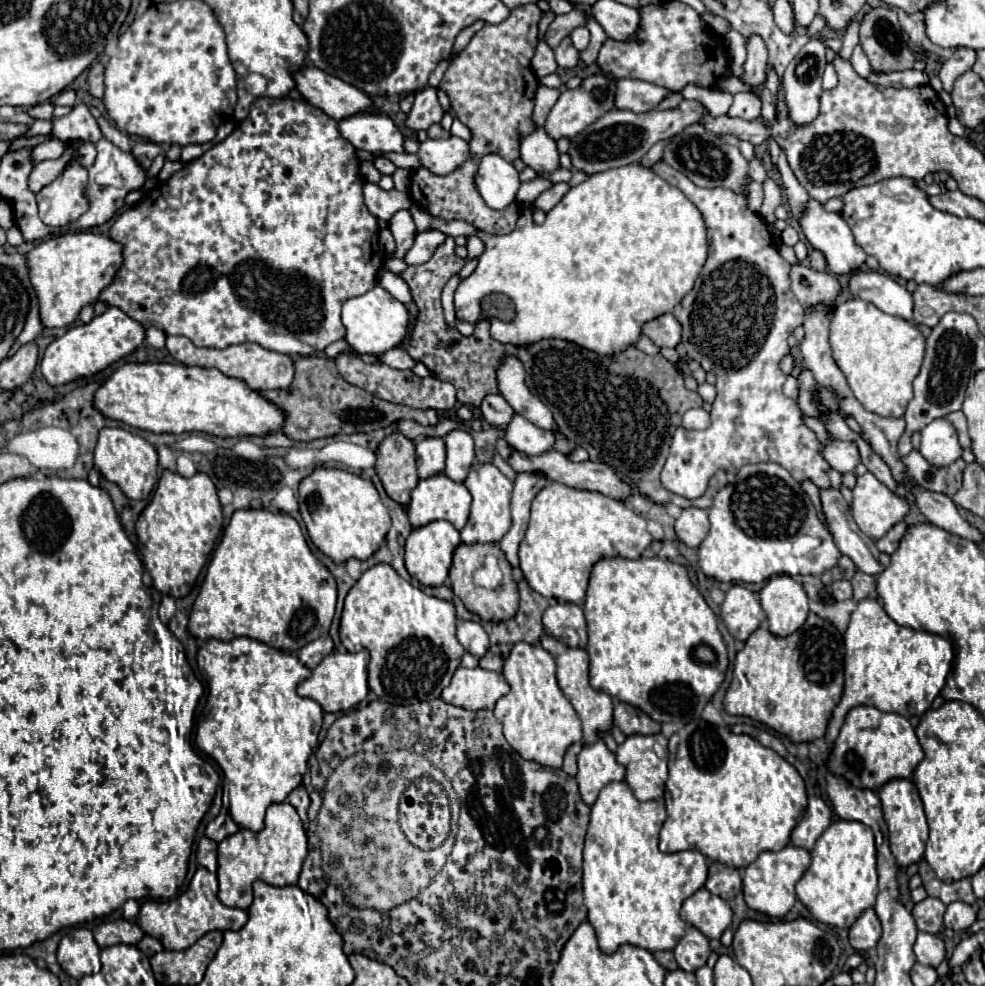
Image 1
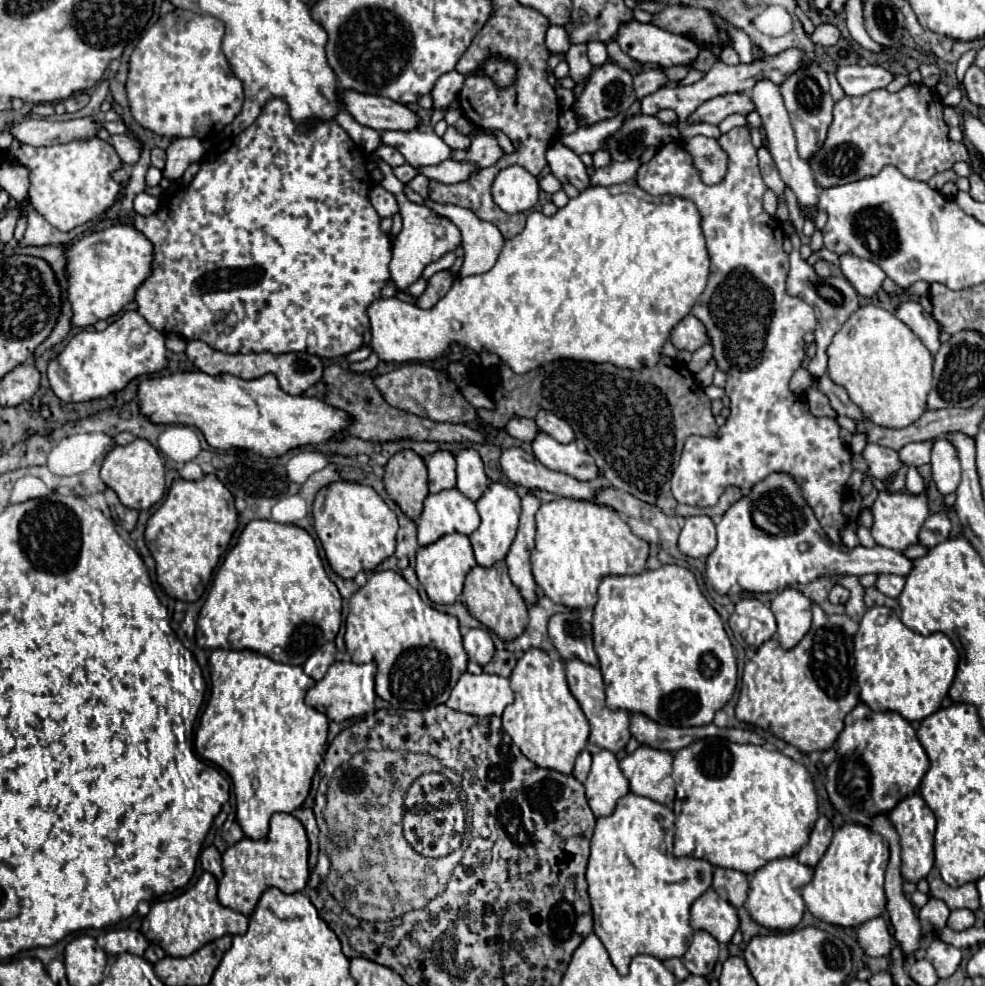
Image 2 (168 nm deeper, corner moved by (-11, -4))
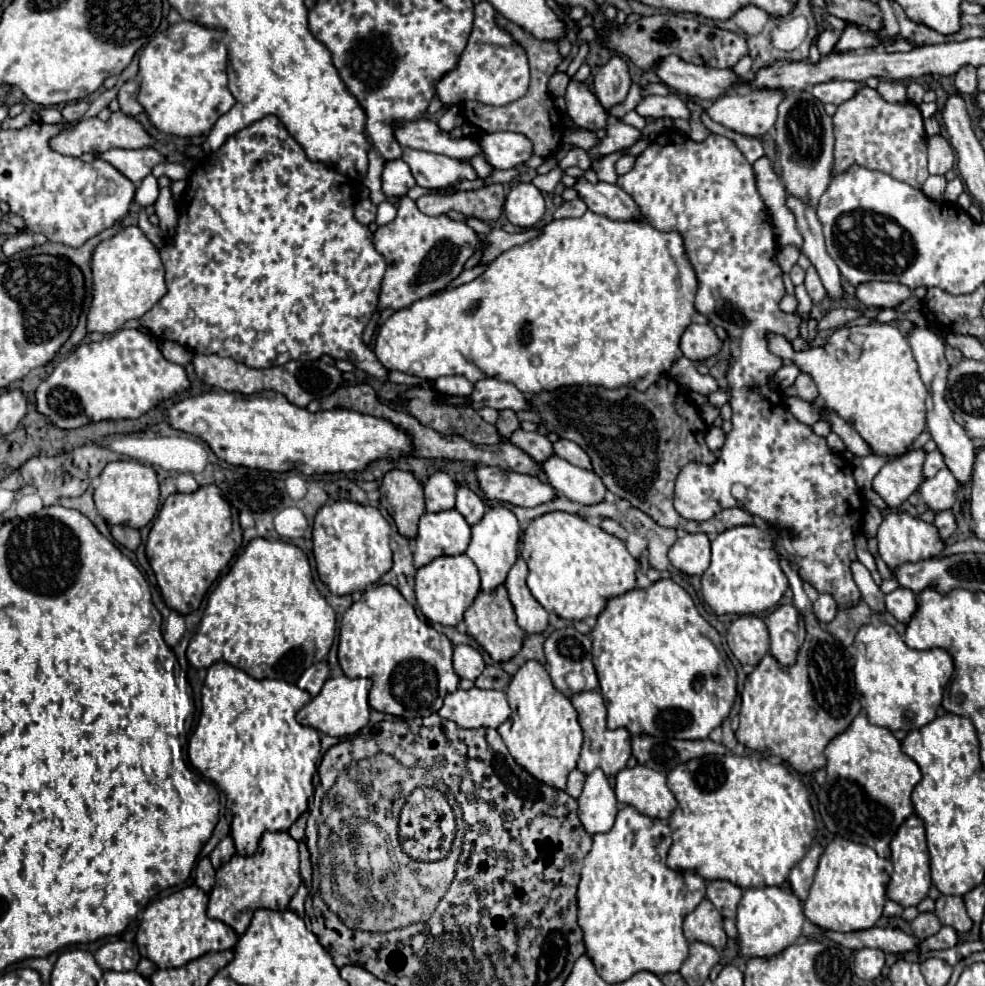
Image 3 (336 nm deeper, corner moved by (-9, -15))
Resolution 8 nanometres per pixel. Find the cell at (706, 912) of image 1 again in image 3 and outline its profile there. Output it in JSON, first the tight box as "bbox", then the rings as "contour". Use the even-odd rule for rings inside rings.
{"bbox":[683,898,727,950],"contour":[[[707,898],[685,918],[683,932],[689,942],[705,942],[717,950],[721,950],[727,944],[723,916]]]}

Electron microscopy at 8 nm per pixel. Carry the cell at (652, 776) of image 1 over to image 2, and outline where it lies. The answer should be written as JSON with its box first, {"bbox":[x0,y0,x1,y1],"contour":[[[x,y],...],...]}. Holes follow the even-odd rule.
{"bbox":[619,745,675,805],"contour":[[[641,745],[635,753],[627,755],[619,765],[621,765],[621,773],[625,773],[625,777],[629,781],[629,789],[635,795],[653,799],[661,805],[671,805],[673,799],[675,799],[675,785],[673,785],[673,779],[671,779],[671,763],[673,763],[671,753]]]}

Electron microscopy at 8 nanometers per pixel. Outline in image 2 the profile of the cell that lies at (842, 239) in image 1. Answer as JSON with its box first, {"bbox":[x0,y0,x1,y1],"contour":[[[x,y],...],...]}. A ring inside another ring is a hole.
{"bbox":[841,255,887,297],"contour":[[[855,255],[841,257],[841,271],[847,277],[847,281],[857,289],[857,293],[863,297],[873,297],[887,277],[879,265],[867,259],[859,259]]]}

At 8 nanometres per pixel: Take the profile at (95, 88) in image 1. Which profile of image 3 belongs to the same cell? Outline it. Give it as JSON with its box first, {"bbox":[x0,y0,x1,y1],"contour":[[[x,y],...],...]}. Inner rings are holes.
{"bbox":[117,80,143,116],"contour":[[[127,80],[127,82],[119,88],[117,100],[119,100],[121,112],[125,112],[125,114],[129,114],[129,116],[137,116],[137,114],[143,112],[141,104],[135,100],[137,90],[139,90],[139,82],[137,82],[137,80]]]}

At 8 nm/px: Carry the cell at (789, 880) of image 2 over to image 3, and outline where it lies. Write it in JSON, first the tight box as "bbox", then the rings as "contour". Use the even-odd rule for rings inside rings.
{"bbox":[737,886,805,956],"contour":[[[767,886],[767,888],[747,888],[739,902],[737,912],[737,930],[739,930],[739,944],[741,954],[751,956],[773,956],[781,952],[789,944],[797,942],[801,936],[801,926],[805,922],[803,916],[803,900],[787,886]]]}

